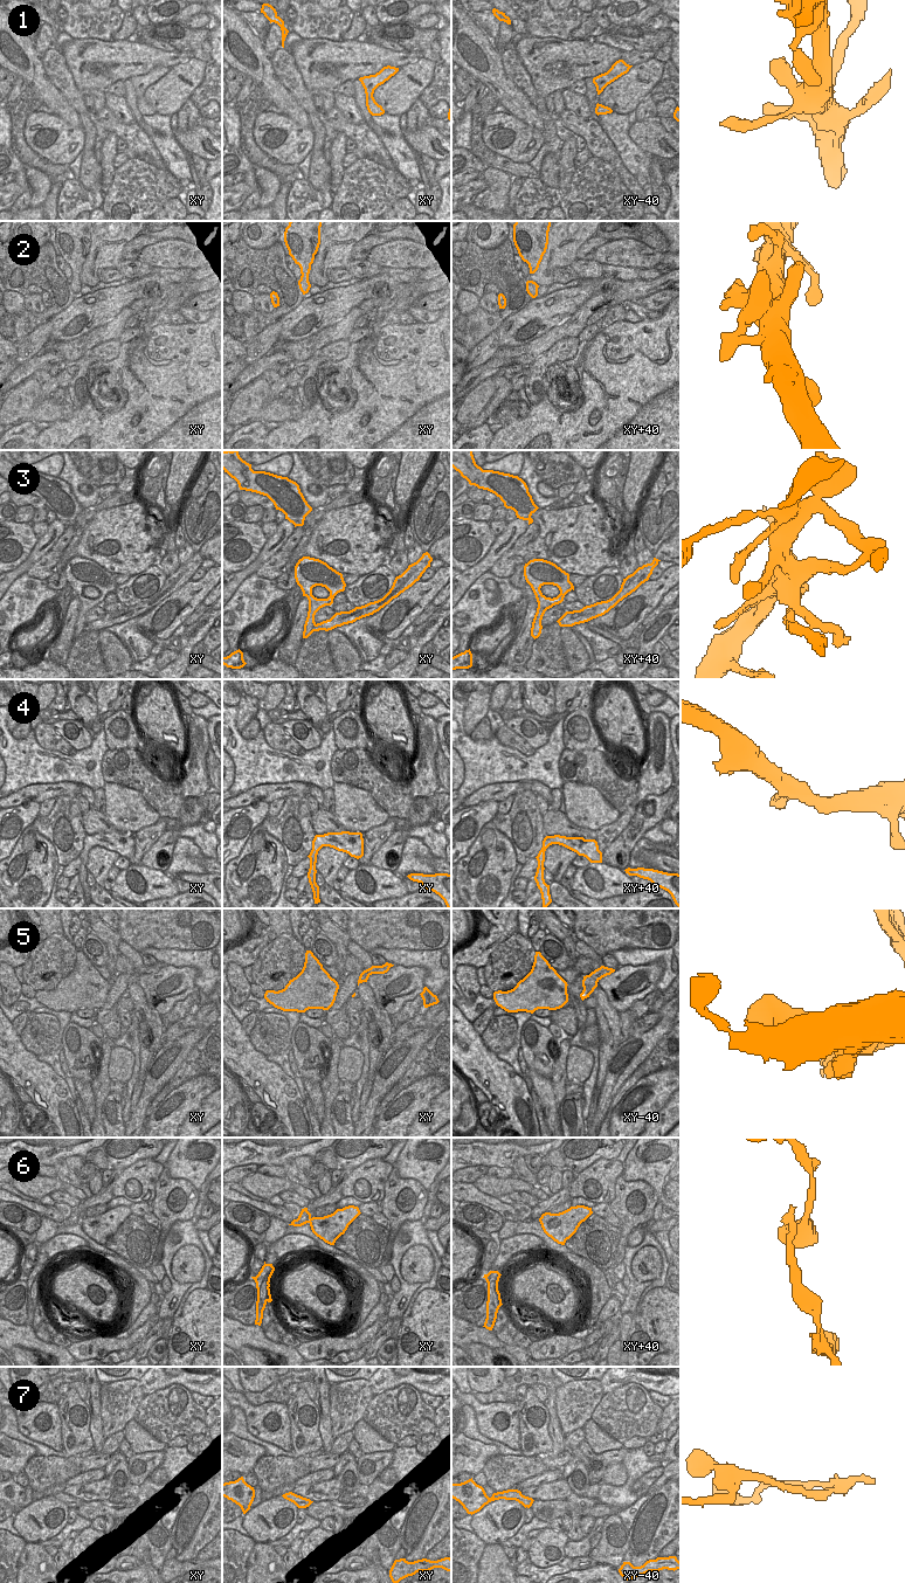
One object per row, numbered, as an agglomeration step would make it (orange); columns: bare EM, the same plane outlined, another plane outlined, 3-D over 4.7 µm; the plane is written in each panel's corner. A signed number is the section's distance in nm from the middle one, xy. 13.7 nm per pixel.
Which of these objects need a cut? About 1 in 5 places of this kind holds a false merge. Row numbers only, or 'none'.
3, 6

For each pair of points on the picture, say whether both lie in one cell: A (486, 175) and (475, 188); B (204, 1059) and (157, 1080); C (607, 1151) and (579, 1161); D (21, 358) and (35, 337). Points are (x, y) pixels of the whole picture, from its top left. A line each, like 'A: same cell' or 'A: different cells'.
A: different cells
B: different cells
C: same cell
D: same cell

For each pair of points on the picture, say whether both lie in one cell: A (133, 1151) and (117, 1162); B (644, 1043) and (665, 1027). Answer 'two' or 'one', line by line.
A: one
B: one

